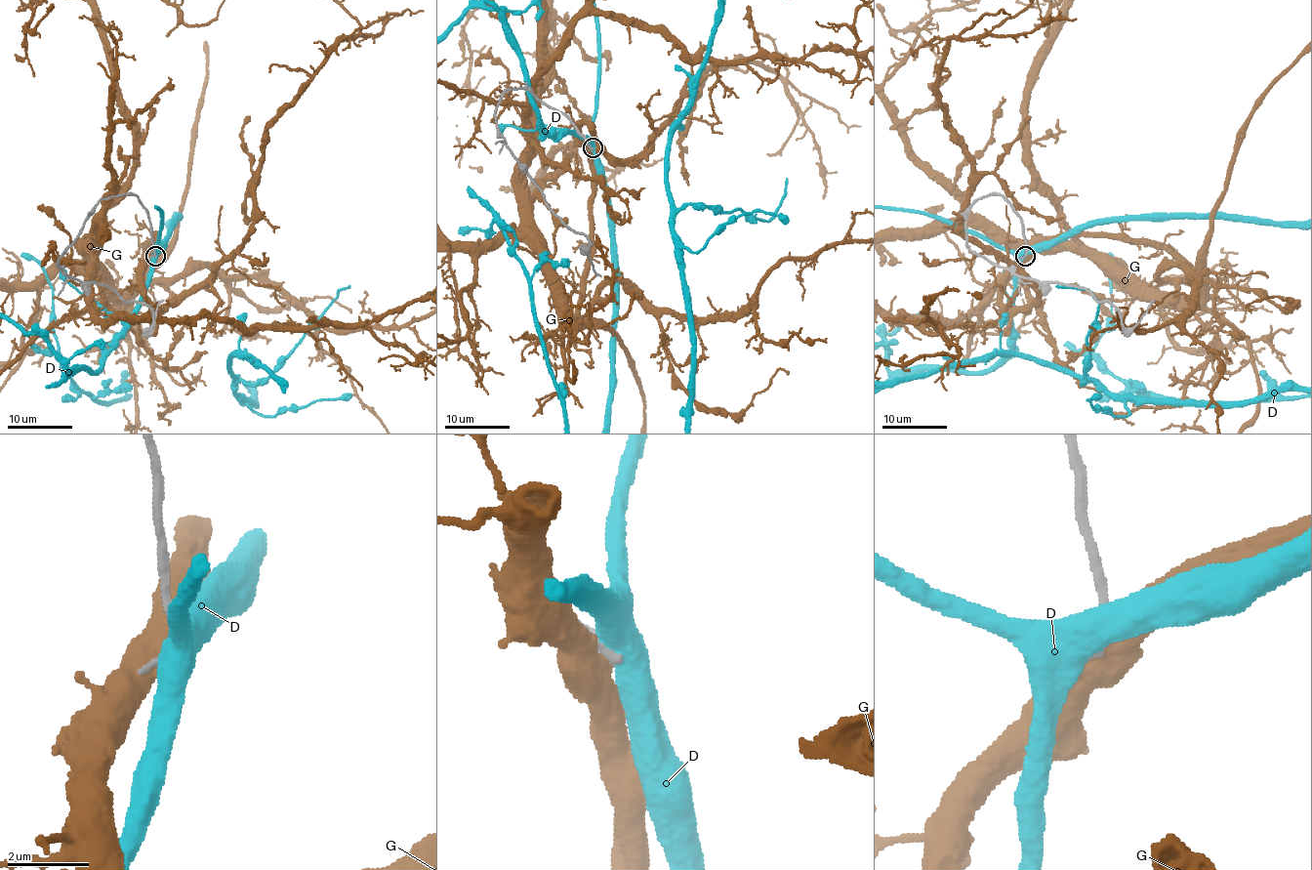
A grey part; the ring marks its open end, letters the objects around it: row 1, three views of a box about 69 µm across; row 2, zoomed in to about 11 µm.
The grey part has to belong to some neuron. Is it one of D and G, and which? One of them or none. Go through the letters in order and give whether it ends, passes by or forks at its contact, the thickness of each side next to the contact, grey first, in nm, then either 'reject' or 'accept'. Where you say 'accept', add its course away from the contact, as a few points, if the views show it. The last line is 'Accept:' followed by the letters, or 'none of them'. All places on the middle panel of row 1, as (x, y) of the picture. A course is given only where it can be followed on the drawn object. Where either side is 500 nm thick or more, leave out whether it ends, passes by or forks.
D: 190/600 nm | reject
G: 240/600 nm | reject
Accept: none of them

